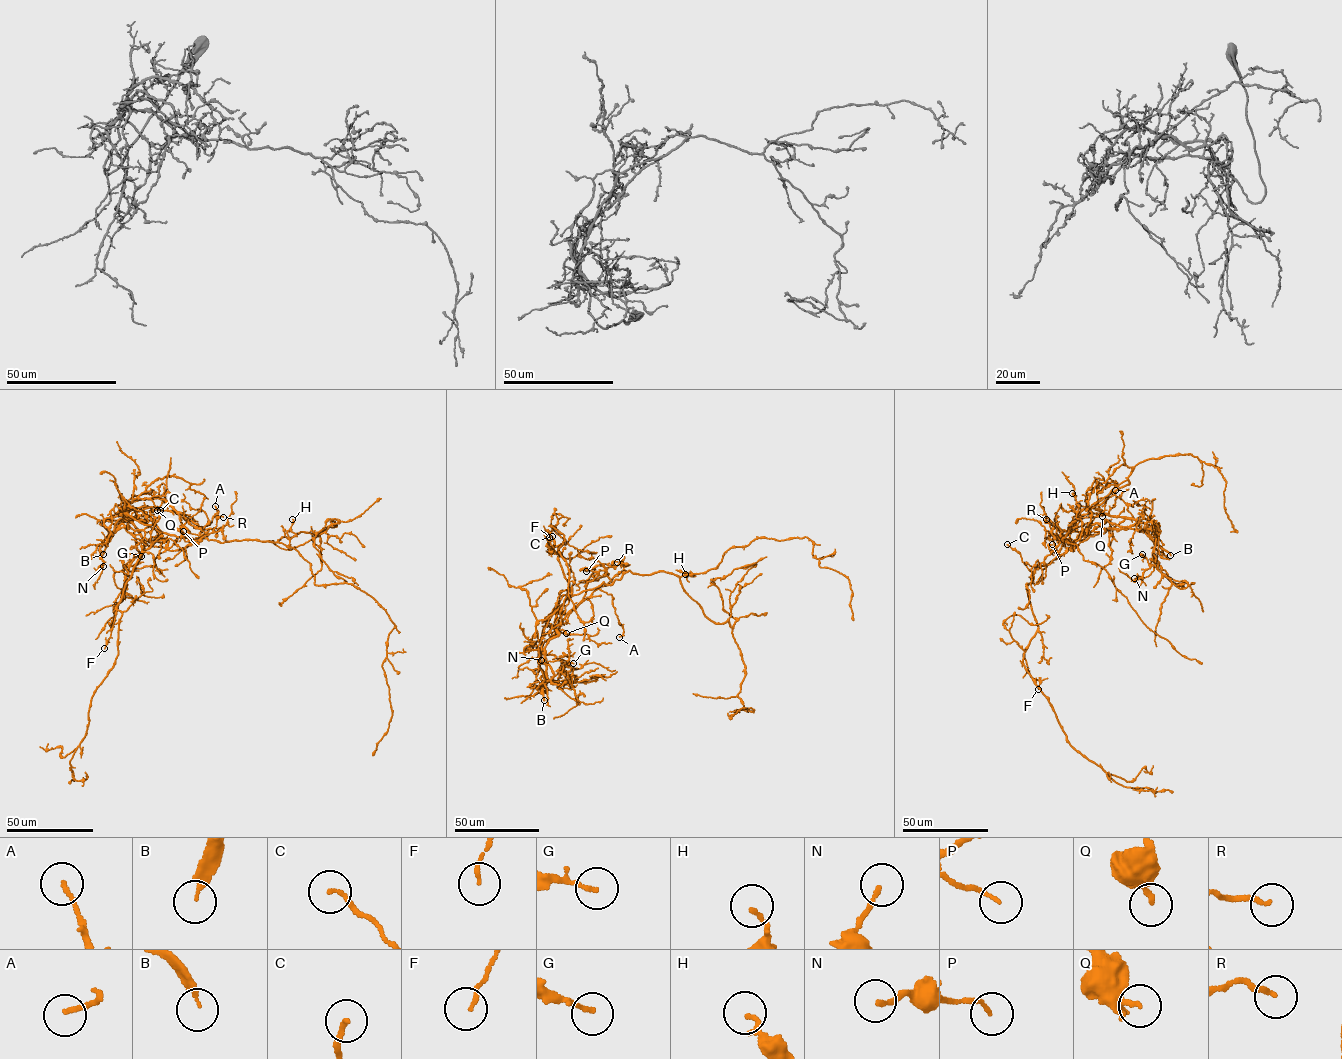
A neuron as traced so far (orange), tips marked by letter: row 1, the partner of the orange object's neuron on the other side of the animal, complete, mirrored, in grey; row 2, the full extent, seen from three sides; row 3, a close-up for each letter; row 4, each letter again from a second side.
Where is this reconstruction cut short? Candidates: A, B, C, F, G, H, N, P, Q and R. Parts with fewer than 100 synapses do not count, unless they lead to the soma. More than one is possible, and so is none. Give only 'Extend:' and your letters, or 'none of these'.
Extend: B

